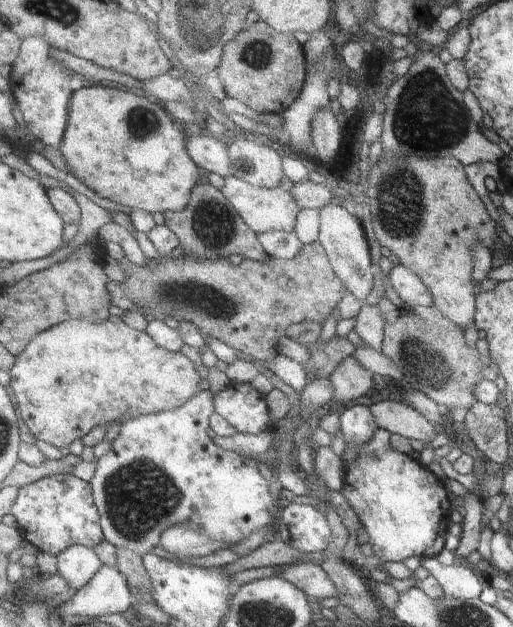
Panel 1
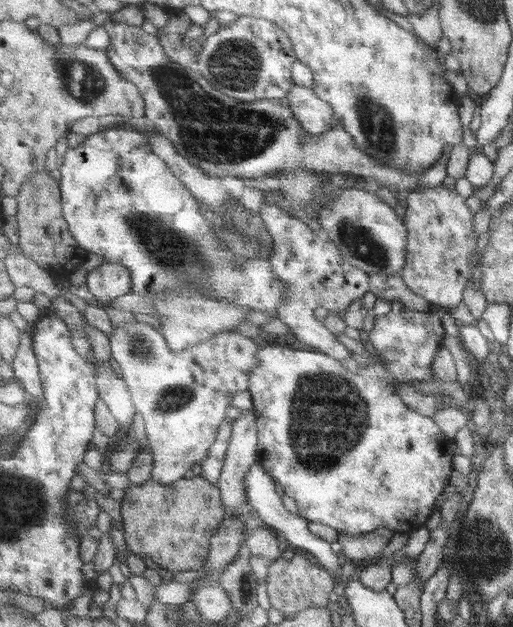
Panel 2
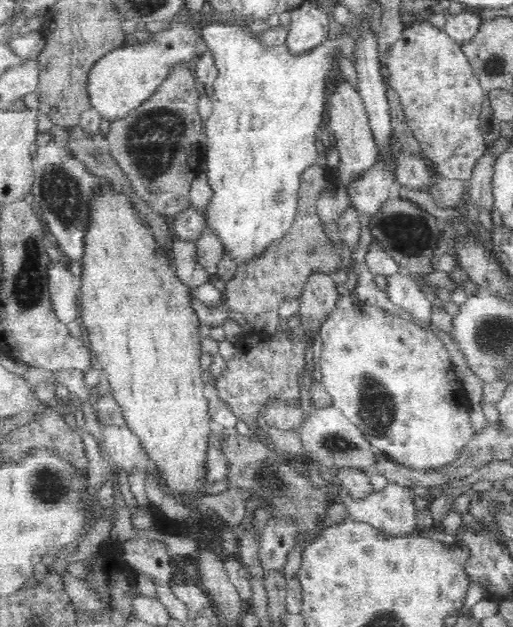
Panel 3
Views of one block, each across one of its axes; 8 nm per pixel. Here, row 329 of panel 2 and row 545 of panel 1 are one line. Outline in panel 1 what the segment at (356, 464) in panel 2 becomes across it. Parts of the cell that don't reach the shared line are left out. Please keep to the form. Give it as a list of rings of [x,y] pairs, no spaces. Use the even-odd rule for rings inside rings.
[[[378,427],[369,442],[353,450],[357,458],[353,458],[353,462],[345,466],[342,495],[368,532],[373,553],[381,560],[404,562],[414,556],[420,559],[426,556],[436,557],[445,548],[447,528],[451,524],[451,513],[454,510],[447,498],[447,490],[443,480],[423,466],[420,461],[414,460],[411,455],[393,450],[389,438],[391,433],[387,429]]]

